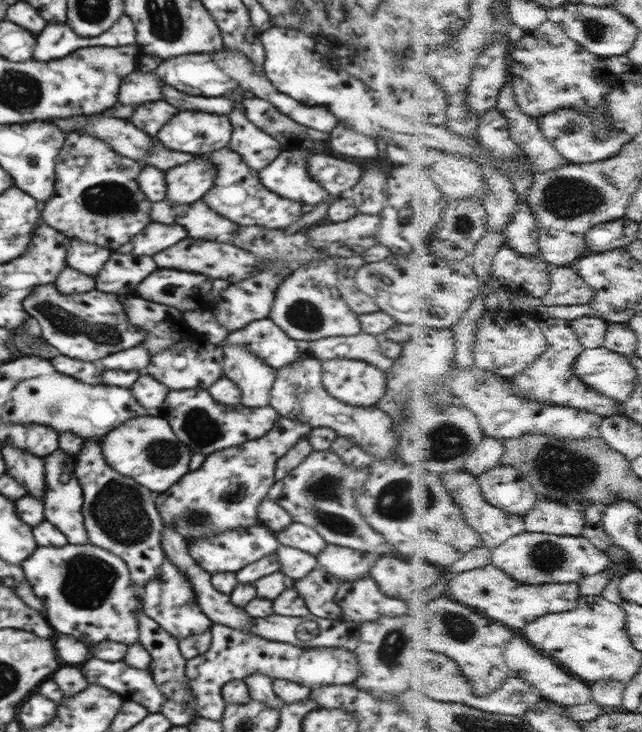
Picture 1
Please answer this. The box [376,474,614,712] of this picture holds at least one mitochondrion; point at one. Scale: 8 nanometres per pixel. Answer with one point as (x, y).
(545, 556)

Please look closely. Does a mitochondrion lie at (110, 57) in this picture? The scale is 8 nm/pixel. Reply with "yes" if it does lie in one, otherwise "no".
no

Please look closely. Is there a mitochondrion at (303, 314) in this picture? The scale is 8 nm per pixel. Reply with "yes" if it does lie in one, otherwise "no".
yes

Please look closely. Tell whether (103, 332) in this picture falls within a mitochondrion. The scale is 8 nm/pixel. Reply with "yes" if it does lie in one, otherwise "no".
yes

